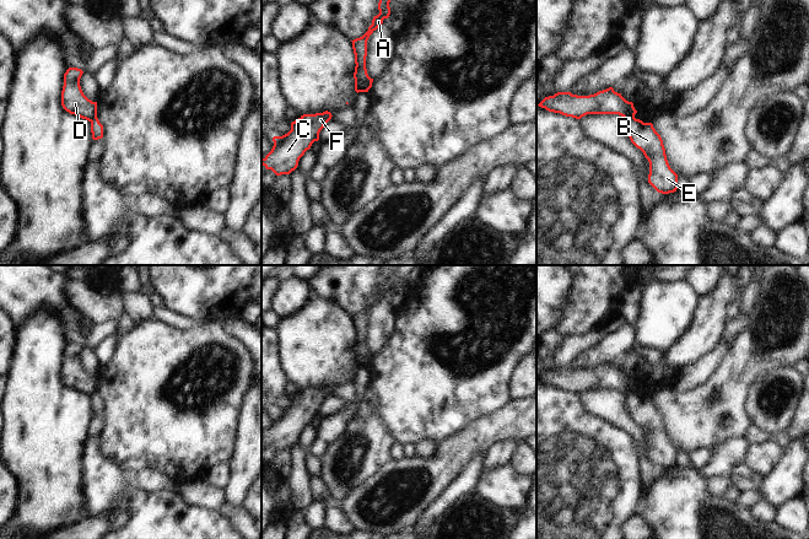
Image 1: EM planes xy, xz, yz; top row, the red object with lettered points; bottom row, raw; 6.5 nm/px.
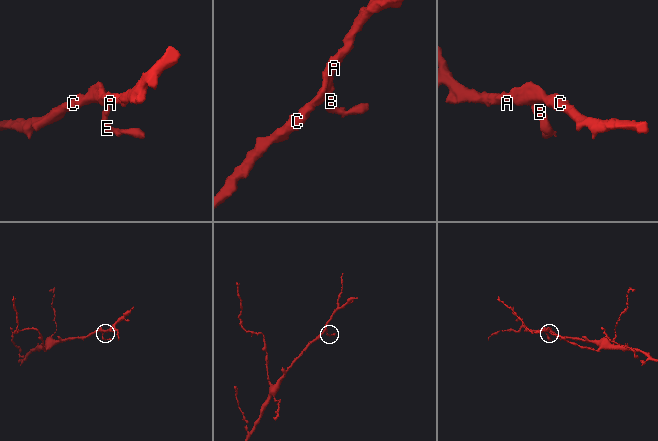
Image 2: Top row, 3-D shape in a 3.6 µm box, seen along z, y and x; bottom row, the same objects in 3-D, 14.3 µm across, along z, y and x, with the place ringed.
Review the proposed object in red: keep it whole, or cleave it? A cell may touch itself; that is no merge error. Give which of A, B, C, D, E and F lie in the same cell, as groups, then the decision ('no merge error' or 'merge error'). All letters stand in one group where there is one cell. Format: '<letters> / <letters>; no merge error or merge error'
A C D F / B E; merge error

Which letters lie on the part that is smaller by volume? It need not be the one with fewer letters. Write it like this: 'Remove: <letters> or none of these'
Remove: B, E

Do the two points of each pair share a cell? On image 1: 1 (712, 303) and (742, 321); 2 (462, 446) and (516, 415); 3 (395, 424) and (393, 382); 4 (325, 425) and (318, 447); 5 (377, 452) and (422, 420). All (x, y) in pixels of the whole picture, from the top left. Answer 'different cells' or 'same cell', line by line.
1: different cells
2: same cell
3: same cell
4: same cell
5: different cells

